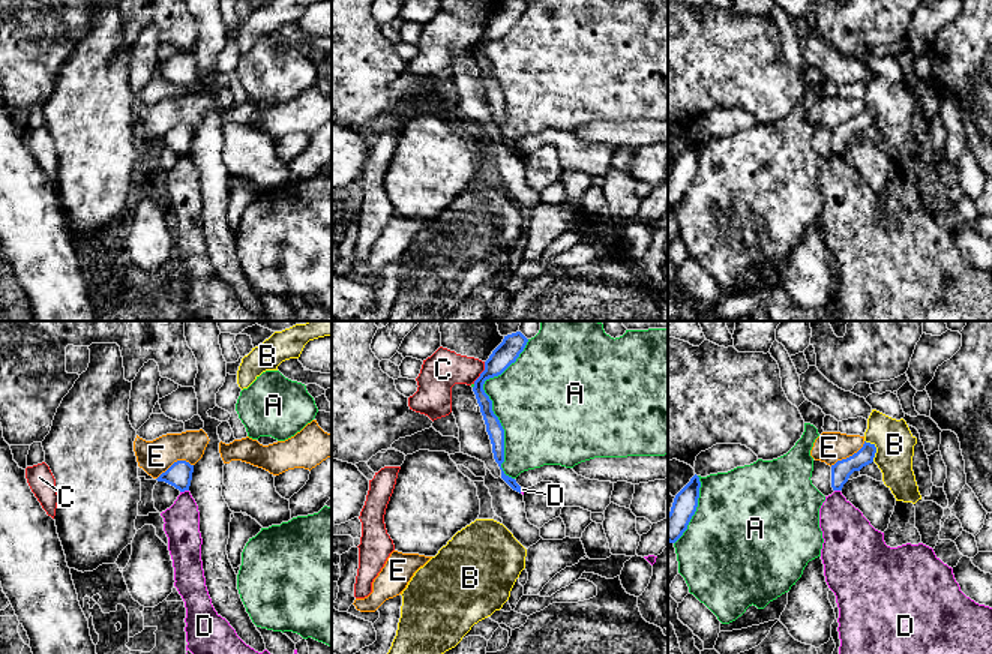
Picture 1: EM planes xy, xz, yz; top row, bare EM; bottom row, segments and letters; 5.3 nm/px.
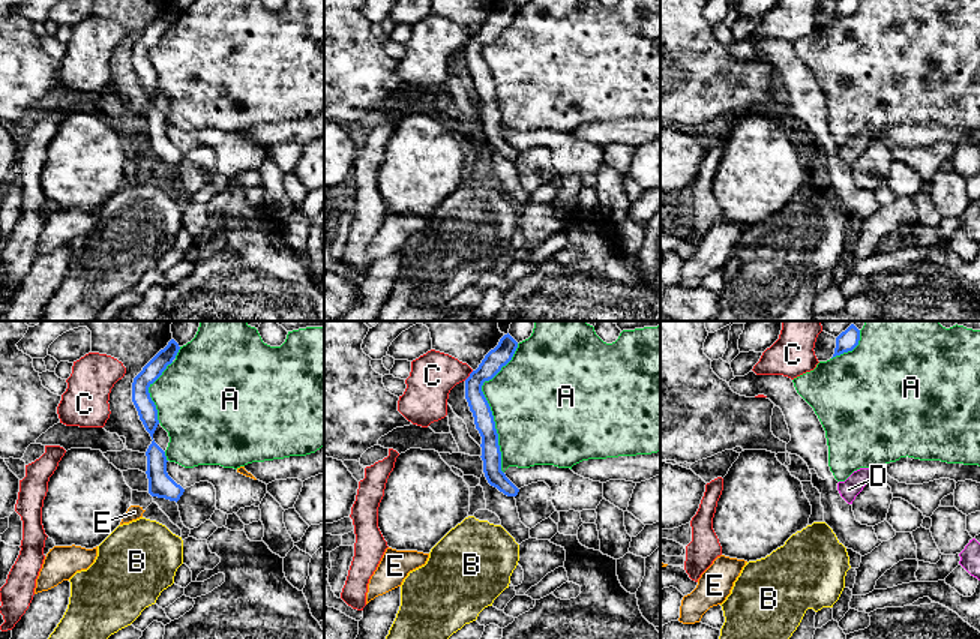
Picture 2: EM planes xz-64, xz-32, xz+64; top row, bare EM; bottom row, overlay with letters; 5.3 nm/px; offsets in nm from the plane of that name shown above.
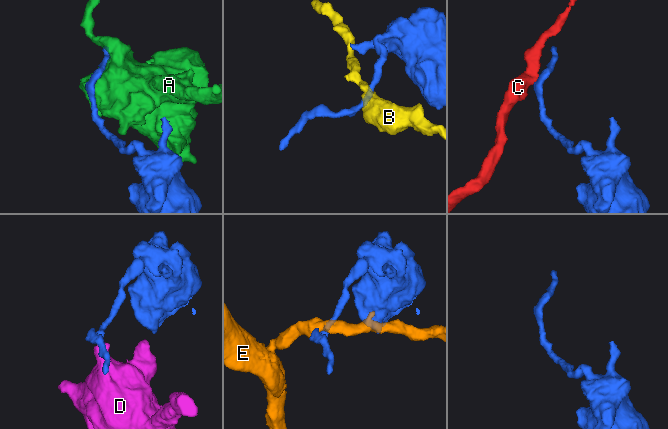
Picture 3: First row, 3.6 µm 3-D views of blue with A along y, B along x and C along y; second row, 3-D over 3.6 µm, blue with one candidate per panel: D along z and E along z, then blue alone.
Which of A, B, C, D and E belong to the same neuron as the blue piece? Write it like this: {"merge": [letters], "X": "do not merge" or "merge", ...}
{"merge": [], "A": "do not merge", "B": "do not merge", "C": "do not merge", "D": "do not merge", "E": "do not merge"}

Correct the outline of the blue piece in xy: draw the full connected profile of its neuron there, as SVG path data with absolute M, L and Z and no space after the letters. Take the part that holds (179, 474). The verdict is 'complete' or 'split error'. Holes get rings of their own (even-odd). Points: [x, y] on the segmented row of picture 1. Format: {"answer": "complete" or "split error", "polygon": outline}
{"answer": "complete", "polygon": "M177 460L156 480L165 482L179 489L180 492L185 492L189 490L192 472L194 472L194 465L191 465L186 460Z"}

